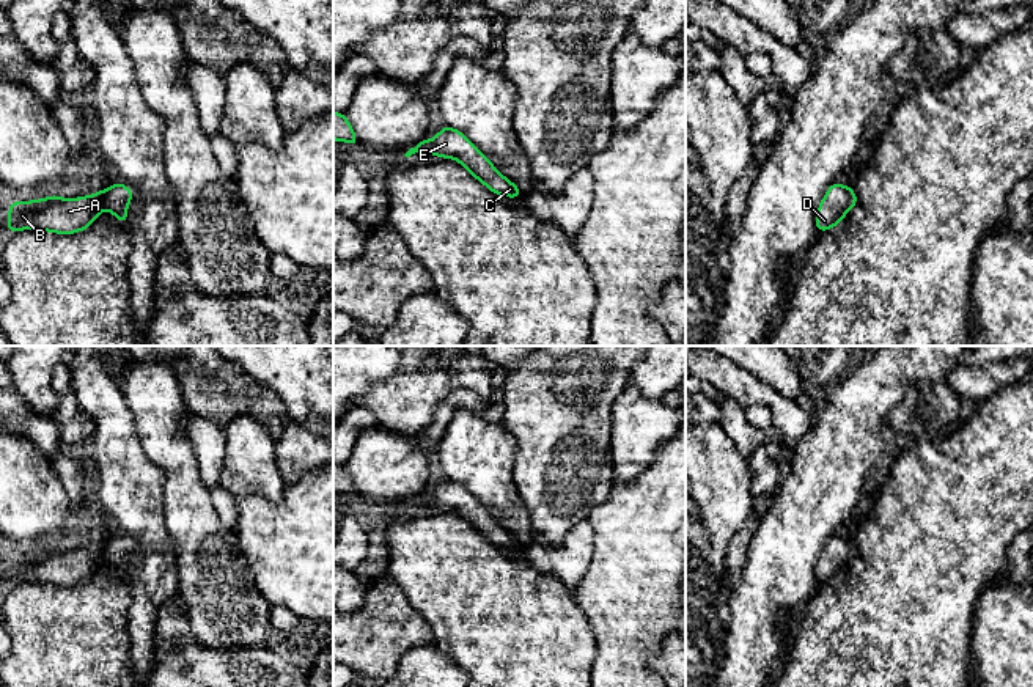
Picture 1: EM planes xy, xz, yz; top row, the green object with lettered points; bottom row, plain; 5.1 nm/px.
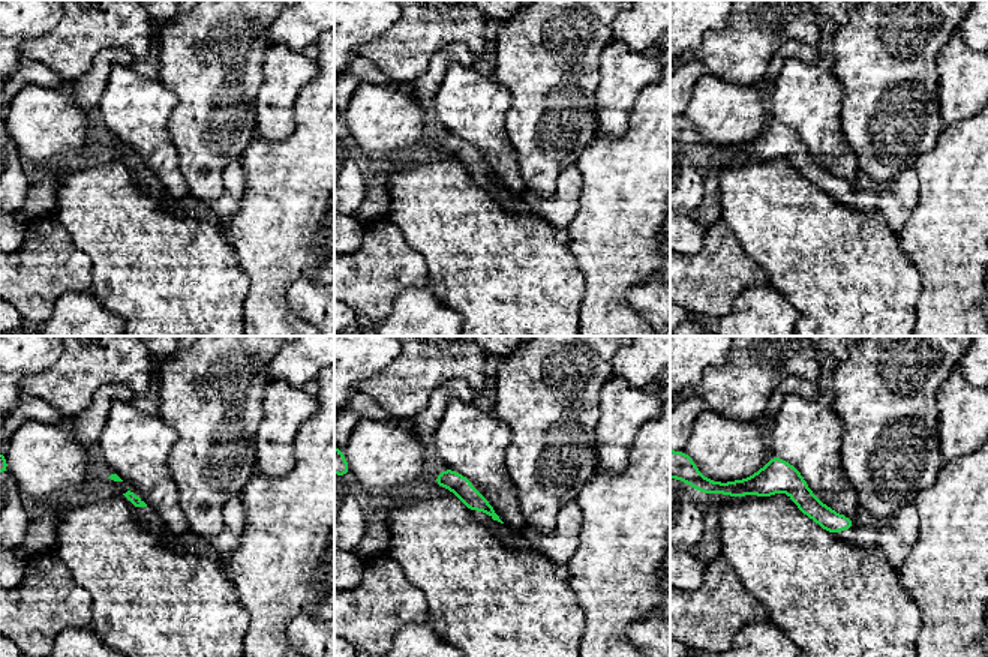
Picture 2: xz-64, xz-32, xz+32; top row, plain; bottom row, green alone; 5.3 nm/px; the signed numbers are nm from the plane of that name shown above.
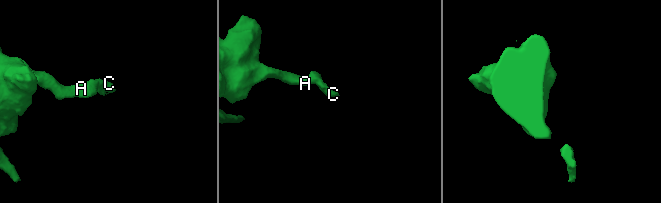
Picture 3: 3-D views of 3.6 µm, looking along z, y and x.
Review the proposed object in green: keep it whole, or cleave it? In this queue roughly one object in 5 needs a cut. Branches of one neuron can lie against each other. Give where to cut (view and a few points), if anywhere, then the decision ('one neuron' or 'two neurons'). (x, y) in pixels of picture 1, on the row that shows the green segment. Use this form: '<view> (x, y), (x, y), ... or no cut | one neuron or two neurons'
no cut | one neuron

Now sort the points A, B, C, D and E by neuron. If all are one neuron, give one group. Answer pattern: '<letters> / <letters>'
A B C D E

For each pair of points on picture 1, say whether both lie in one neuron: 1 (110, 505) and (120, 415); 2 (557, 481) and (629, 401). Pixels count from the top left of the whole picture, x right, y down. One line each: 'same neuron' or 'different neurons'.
1: same neuron
2: different neurons

